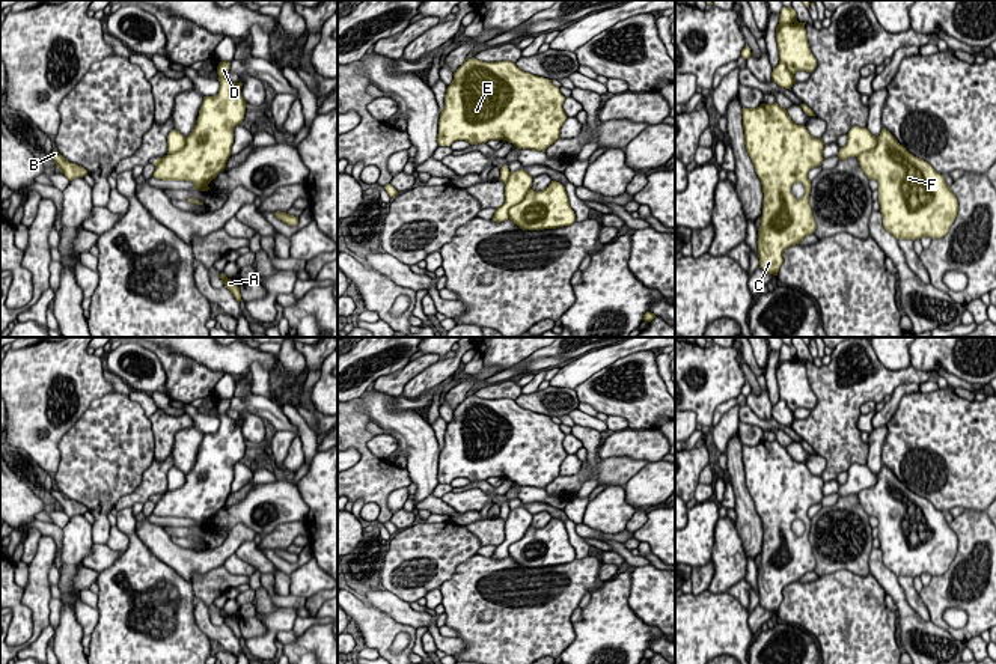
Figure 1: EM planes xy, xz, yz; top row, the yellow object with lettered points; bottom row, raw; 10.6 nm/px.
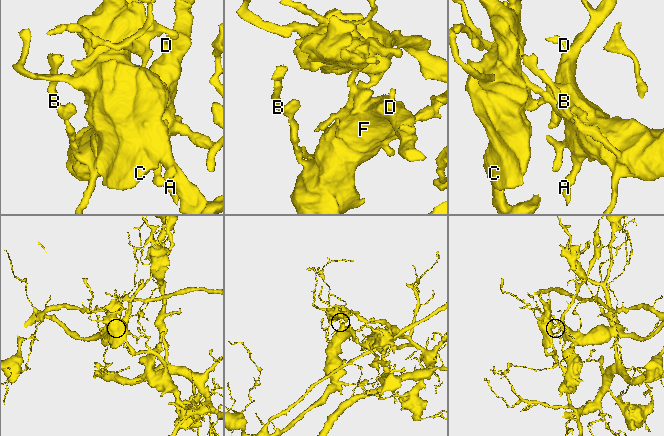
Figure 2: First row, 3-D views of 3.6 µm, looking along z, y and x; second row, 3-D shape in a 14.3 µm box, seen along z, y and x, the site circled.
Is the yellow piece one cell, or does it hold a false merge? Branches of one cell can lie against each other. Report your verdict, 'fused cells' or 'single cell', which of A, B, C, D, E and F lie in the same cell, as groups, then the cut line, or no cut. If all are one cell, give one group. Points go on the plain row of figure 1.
fused cells; A B D F / C E; cut in xz along (531, 526), (510, 547), (508, 554)

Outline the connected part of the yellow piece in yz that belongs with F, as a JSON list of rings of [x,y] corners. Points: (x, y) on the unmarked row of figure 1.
[[[883,465],[877,483],[857,494],[868,516],[878,519],[884,566],[897,577],[943,575],[952,563],[958,538],[927,498],[912,492]]]

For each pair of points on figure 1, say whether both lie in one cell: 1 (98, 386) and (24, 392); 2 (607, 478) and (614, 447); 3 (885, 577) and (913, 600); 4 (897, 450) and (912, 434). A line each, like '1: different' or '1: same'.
1: same
2: different
3: different
4: same

